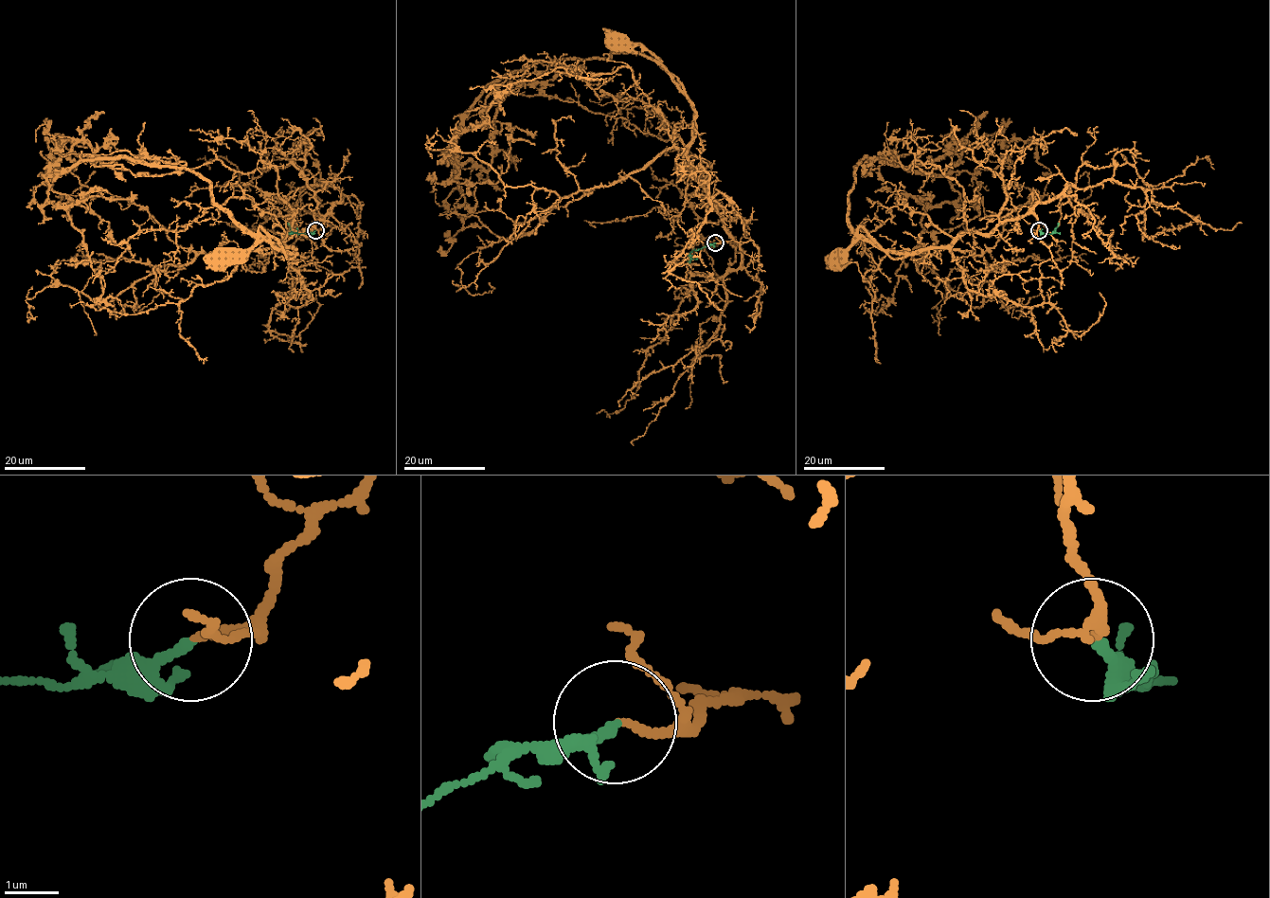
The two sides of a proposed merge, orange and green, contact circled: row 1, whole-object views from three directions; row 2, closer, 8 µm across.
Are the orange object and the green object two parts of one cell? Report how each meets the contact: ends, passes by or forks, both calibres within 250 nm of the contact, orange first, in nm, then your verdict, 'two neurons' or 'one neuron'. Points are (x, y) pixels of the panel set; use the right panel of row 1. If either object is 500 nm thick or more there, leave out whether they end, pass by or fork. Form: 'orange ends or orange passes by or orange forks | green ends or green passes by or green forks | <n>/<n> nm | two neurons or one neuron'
orange ends | green ends | 130/180 nm | one neuron

